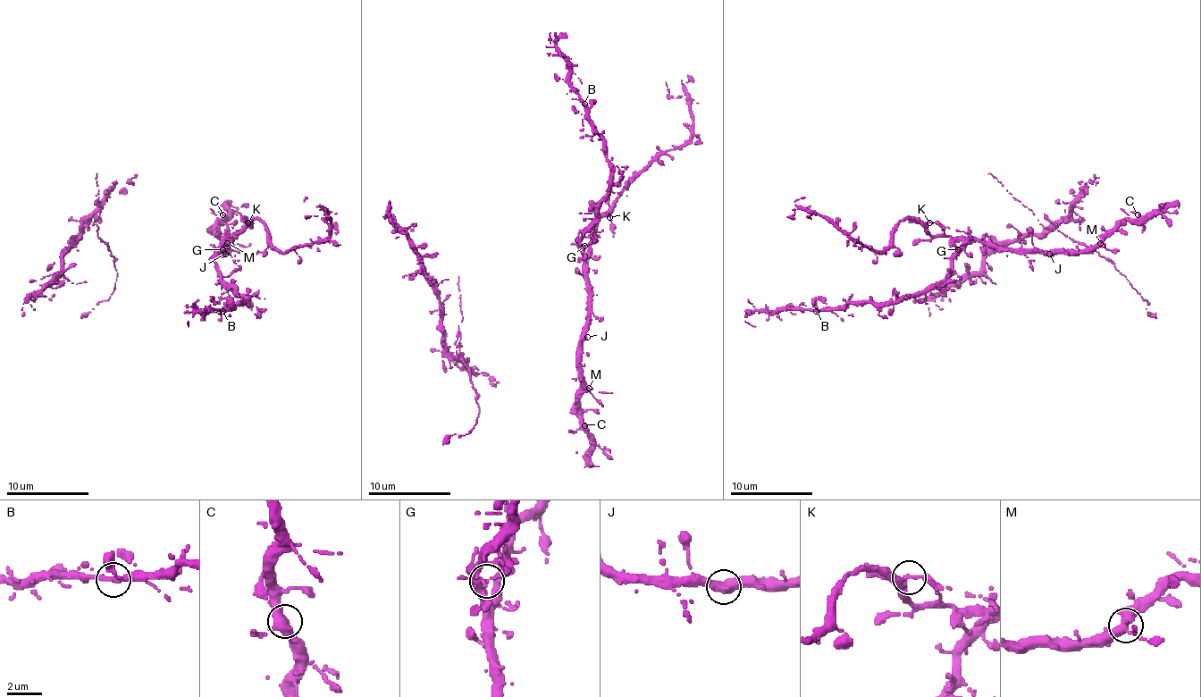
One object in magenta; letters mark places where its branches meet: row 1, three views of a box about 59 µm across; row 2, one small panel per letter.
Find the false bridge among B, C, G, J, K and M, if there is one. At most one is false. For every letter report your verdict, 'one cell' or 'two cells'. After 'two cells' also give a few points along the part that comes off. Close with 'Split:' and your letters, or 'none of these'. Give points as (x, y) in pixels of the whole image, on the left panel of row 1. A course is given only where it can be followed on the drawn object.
B: one cell
C: one cell
G: one cell
J: one cell
K: one cell
M: one cell
Split: none of these

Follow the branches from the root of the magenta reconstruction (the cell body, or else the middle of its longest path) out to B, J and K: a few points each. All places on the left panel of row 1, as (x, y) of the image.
B: (221, 243), (219, 251), (227, 249), (222, 241), (214, 257), (214, 268), (222, 281), (247, 301), (222, 311)
J: (221, 243), (219, 251), (225, 254)
K: (221, 243), (219, 251), (225, 251), (225, 239), (235, 237), (247, 222)

